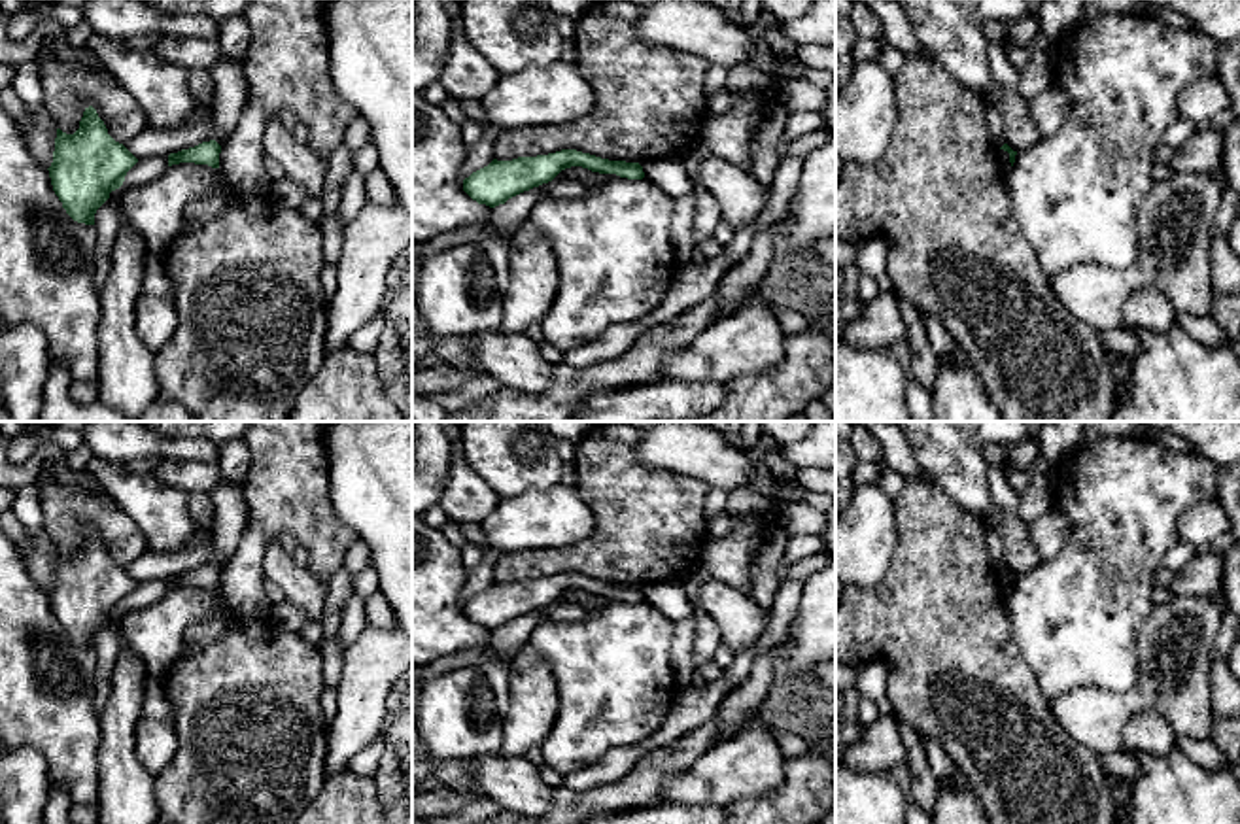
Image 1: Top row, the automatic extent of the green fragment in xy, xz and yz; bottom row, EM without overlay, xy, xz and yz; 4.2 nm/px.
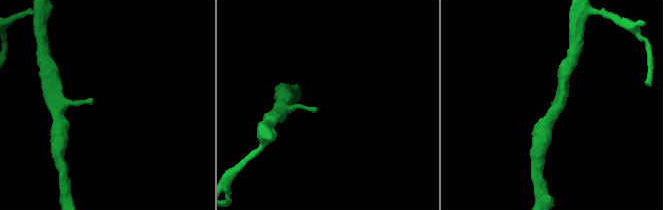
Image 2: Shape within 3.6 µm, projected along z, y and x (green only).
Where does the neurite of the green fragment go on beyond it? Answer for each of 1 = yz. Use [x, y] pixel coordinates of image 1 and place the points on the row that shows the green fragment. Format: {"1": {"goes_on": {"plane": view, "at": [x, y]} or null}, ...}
{"1": {"goes_on": null}}

